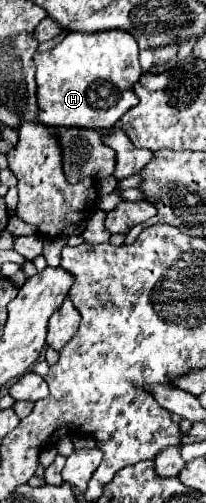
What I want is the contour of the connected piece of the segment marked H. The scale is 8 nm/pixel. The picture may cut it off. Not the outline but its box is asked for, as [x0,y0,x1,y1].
[35,29,141,131]

